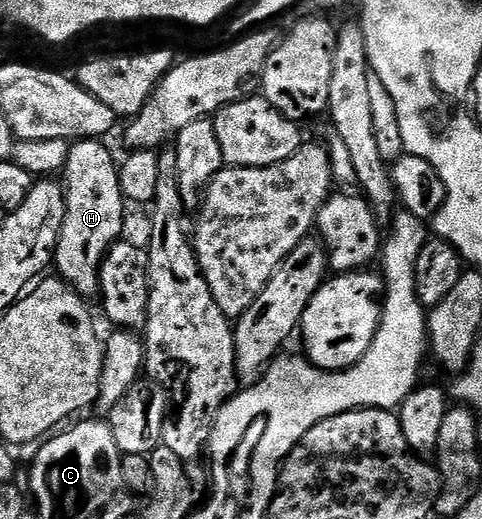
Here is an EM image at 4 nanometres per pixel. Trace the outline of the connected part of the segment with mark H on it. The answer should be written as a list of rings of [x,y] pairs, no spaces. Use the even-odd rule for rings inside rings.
[[[99,138],[72,143],[67,164],[61,173],[61,184],[65,189],[65,222],[61,226],[61,234],[55,247],[53,268],[54,271],[59,271],[58,279],[65,282],[66,287],[84,298],[90,298],[99,292],[99,269],[103,266],[103,259],[122,237],[119,235],[123,232],[125,197],[119,181],[119,168],[117,160],[115,164],[110,150],[103,143]]]

